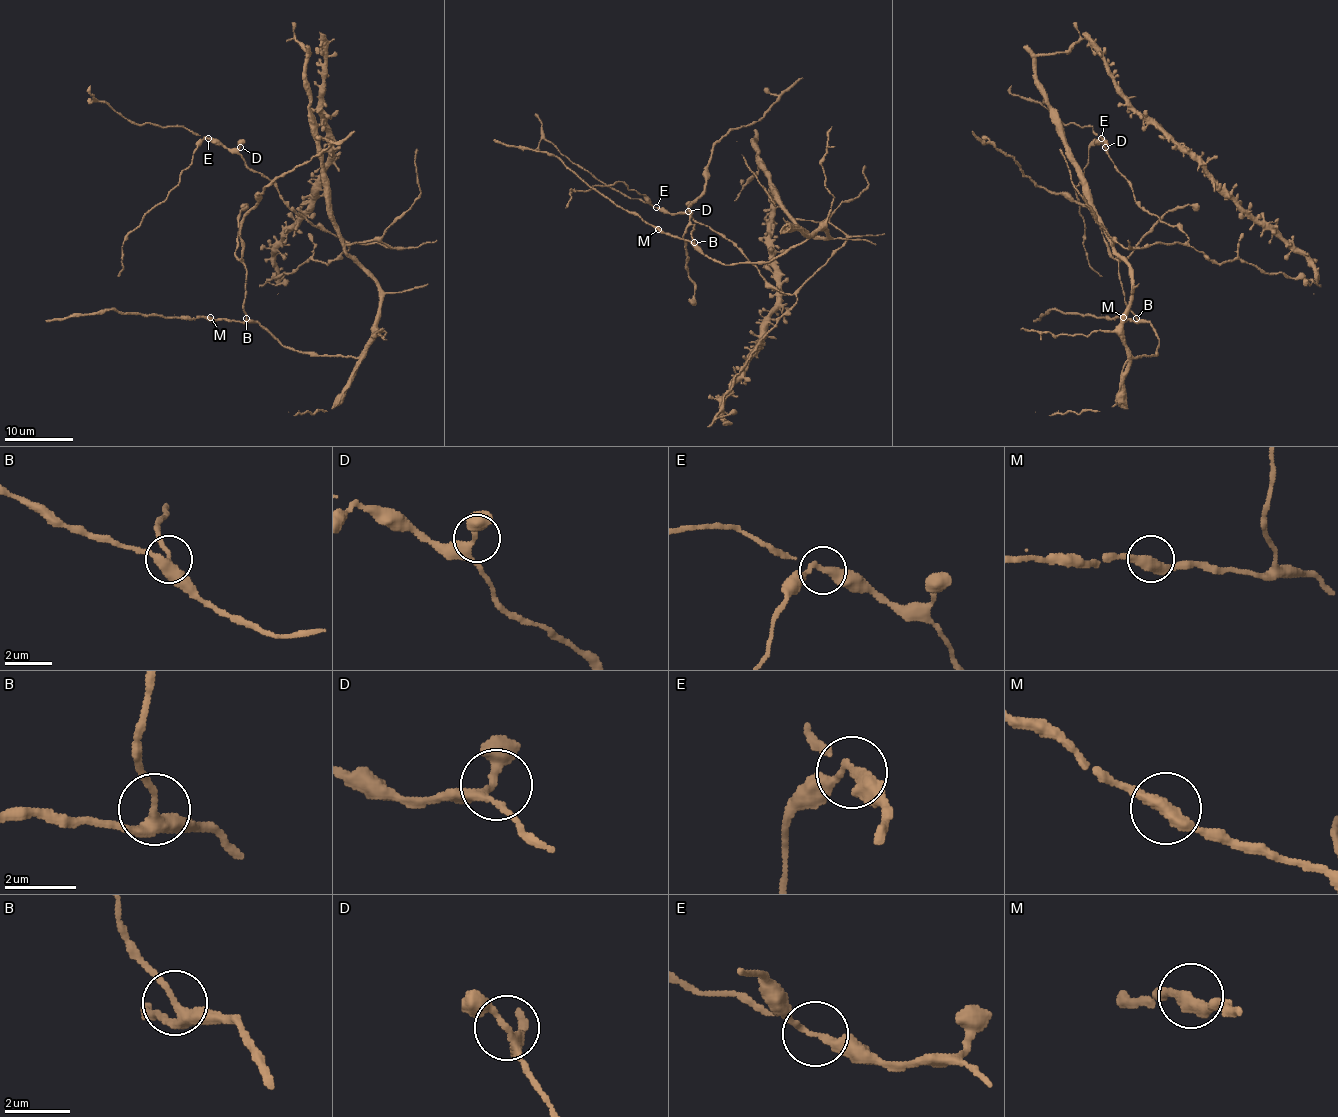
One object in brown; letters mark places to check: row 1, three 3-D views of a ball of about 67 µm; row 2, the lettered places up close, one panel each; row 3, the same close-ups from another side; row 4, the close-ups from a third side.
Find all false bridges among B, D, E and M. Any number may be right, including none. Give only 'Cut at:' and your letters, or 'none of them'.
Cut at: E

